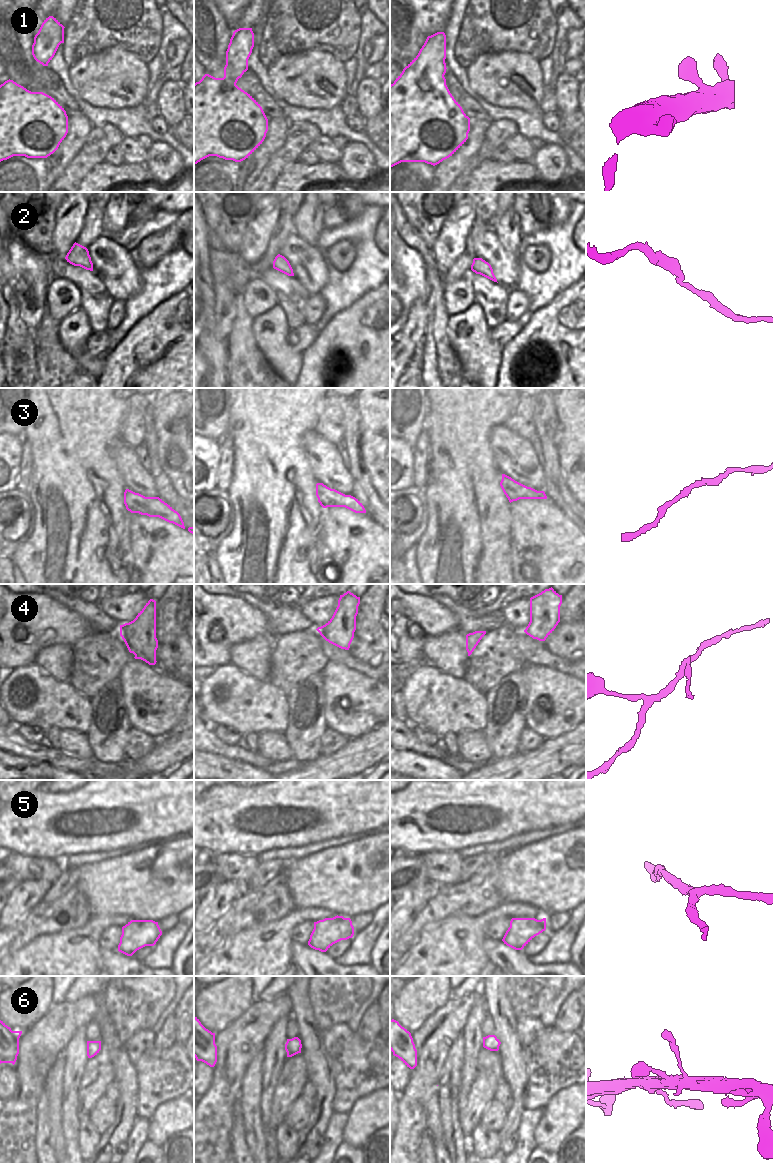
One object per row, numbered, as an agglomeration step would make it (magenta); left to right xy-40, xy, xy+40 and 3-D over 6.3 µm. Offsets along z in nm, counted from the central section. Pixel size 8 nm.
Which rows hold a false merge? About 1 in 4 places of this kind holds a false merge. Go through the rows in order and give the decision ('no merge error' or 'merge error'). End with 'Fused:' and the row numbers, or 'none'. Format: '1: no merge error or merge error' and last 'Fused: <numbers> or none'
1: no merge error
2: no merge error
3: no merge error
4: no merge error
5: merge error
6: no merge error
Fused: 5

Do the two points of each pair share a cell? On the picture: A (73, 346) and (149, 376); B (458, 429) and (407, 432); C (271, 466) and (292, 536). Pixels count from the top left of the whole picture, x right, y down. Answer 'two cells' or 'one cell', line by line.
A: two cells
B: two cells
C: one cell

